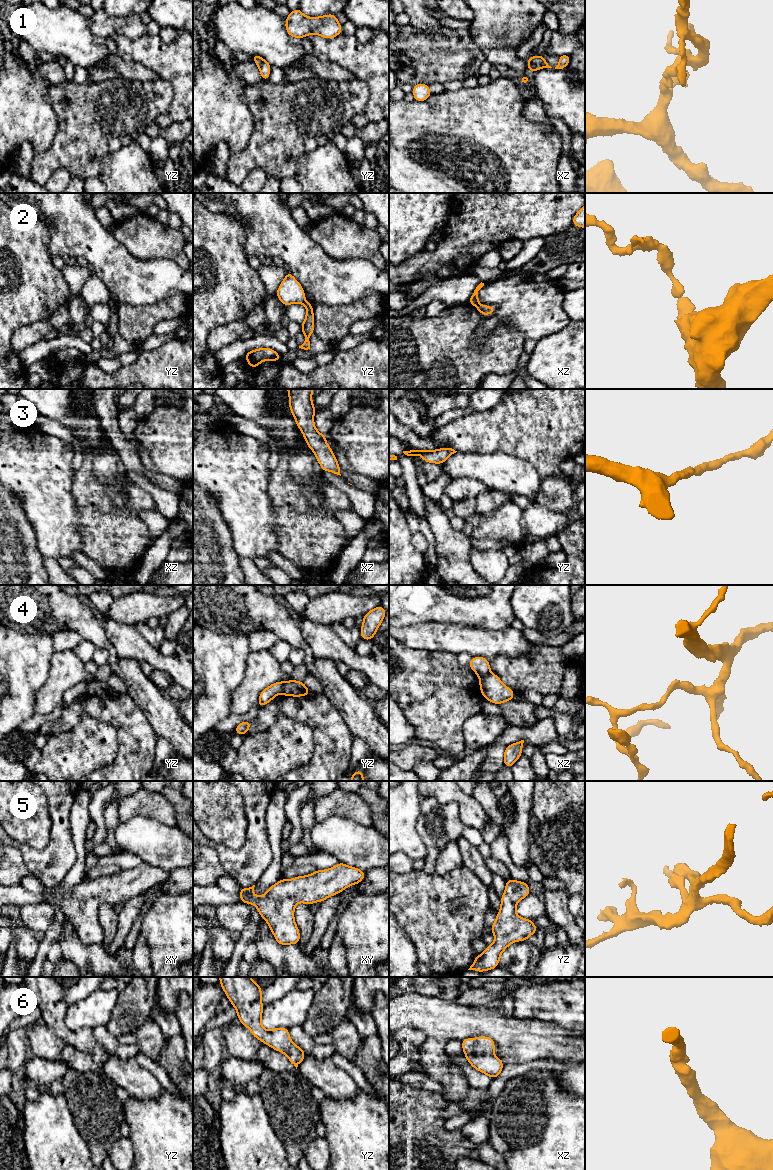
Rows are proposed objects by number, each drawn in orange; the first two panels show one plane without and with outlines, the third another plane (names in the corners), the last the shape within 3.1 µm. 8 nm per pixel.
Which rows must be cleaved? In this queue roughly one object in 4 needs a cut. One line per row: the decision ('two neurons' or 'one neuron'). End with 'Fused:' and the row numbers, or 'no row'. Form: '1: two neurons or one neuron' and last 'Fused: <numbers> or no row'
1: one neuron
2: two neurons
3: one neuron
4: two neurons
5: one neuron
6: one neuron
Fused: 2, 4

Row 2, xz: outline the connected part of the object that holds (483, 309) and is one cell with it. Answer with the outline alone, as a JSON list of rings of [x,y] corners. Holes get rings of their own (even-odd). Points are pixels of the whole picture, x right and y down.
[[[478,304],[476,308],[482,315],[491,315],[496,310],[496,307],[494,306],[486,306],[481,304]]]

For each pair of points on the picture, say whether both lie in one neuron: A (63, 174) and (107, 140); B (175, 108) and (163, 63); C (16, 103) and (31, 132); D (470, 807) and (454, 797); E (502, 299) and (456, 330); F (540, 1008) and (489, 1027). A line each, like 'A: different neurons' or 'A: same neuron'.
A: different neurons
B: same neuron
C: same neuron
D: same neuron
E: different neurons
F: different neurons

